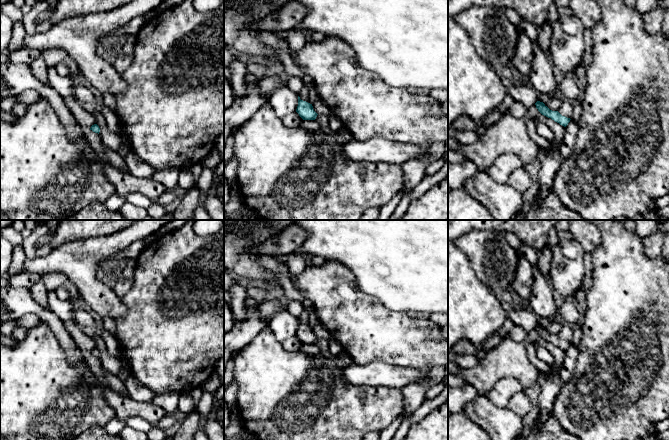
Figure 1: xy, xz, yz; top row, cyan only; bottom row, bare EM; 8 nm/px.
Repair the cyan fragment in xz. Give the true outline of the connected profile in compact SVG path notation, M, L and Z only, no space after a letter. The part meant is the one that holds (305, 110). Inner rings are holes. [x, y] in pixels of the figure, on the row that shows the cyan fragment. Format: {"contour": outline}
{"contour": "M298 96L298 106L296 112L303 120L315 120L317 113L314 111L312 104L303 101Z"}

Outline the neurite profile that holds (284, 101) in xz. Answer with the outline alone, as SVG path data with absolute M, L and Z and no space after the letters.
M280 86L268 96L268 103L272 106L274 113L281 119L296 112L298 95L287 86Z

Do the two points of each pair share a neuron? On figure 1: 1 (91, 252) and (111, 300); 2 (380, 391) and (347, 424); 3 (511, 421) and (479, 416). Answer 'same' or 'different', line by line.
1: same
2: same
3: same

